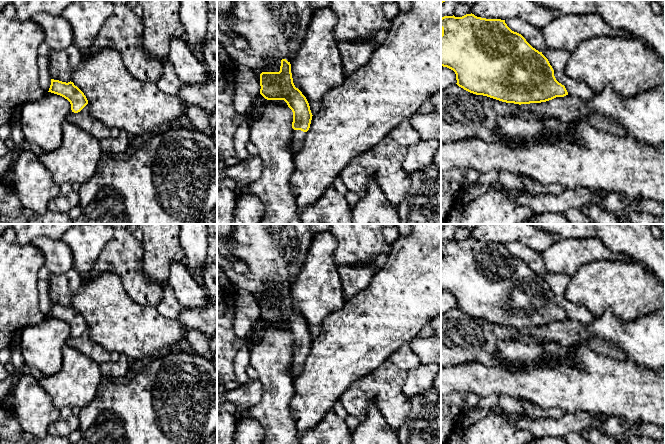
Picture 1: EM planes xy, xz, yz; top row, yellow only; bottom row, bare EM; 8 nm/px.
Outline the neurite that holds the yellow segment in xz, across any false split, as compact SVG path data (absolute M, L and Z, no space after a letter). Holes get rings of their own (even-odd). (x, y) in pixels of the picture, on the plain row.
M282 283L279 296L262 296L260 310L260 318L265 323L284 324L292 334L293 375L297 375L310 352L313 339L306 321L293 307L290 286Z

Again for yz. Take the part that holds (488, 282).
M472 237L462 241L444 240L441 242L441 253L441 290L455 296L456 308L464 314L519 329L546 326L568 319L565 310L556 304L548 283L521 258L512 255L505 244L481 242Z

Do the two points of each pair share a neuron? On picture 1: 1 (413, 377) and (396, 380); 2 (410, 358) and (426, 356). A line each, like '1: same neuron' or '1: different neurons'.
1: different neurons
2: different neurons

